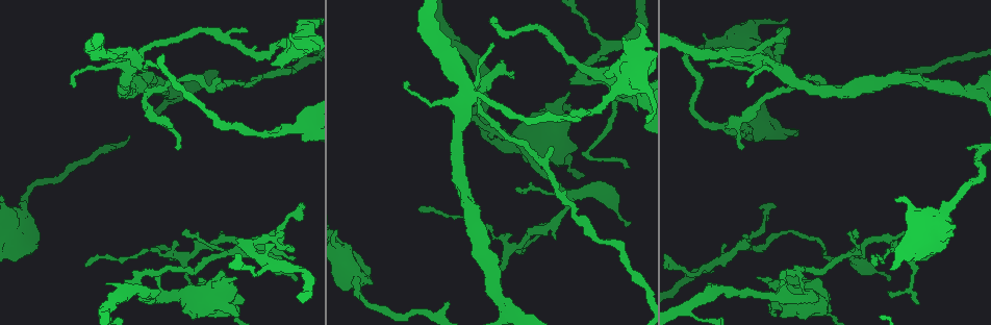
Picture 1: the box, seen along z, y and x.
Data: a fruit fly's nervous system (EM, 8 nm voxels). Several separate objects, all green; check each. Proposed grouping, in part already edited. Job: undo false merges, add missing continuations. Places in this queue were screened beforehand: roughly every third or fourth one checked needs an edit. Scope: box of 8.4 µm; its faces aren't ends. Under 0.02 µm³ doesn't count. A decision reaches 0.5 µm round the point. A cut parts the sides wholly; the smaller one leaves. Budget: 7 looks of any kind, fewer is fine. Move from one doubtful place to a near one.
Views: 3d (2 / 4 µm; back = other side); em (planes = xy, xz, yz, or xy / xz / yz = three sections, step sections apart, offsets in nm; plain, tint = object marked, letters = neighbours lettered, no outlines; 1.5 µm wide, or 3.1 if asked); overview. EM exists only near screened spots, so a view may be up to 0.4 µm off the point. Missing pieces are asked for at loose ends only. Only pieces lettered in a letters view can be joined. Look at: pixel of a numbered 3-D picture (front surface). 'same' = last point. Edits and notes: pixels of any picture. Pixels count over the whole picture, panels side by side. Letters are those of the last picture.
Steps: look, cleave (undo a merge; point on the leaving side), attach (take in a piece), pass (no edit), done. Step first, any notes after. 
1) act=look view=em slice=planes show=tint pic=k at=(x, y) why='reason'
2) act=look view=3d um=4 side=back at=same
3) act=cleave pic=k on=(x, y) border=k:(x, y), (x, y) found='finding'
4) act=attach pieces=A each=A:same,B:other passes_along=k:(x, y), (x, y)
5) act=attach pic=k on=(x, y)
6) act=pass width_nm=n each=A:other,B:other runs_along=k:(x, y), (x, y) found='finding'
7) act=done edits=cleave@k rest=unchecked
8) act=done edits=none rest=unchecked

act=look view=3d um=2 pic=1 at=(473, 95) why='a fork'

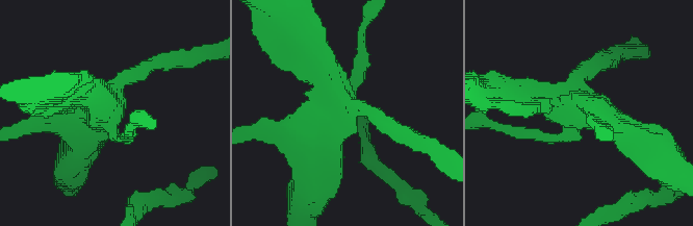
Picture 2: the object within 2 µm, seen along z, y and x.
act=look view=em slice=yz step=4 show=letters pic=2 at=(577, 103)

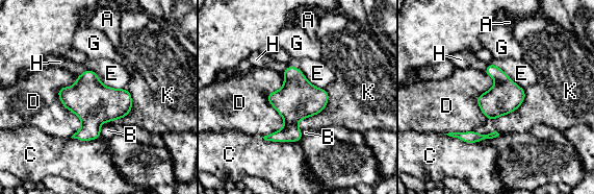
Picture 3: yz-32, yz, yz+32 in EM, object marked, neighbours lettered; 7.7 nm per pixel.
act=pass longest_contact=D:500nm each=A:other,B:other,C:other,D:other,E:other,G:other,H:other,K:other border=3:(86, 69), (103, 85), (125, 89) found='all the same neuron'

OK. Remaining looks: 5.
act=look view=em slice=planes show=plain pic=1 at=(246, 29) why='tapers out'

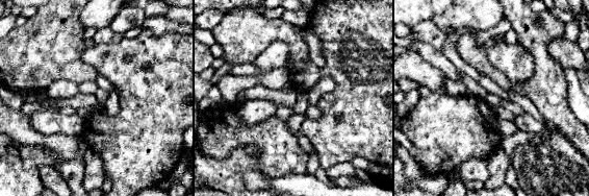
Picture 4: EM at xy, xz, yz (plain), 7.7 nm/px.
act=look view=em slice=planes show=letters at=same why='what lies round it'

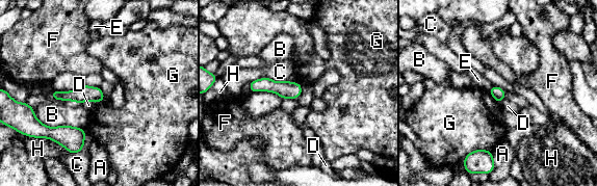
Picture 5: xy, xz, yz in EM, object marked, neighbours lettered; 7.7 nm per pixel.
act=pass width_nm=100 each=A:other,B:other,C:other,D:other,E:other,F:other,G:other,H:other border=5:(491, 151), (473, 150), (465, 156) found='no lettered piece goes on from it'

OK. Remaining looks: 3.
act=look view=em slice=planes show=plain pic=1 at=(608, 198) why='calibre changes'

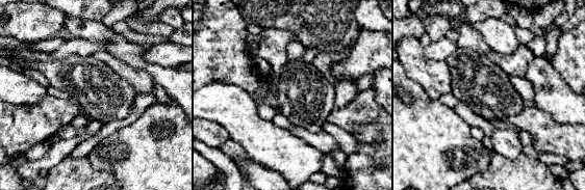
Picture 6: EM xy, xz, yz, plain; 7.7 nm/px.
act=look view=em slice=planes show=letters at=same why='see the neighbours'

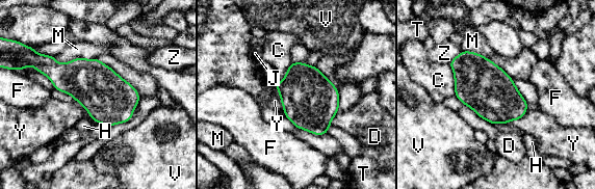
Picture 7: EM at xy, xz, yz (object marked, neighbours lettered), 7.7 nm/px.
act=pass each=C:other,D:other,F:other,H:other,J:other,M:other,T:other,V:other,Y:other,Z:other border=7:(275, 87), (279, 92), (284, 114) found='continuous, no second neuron'

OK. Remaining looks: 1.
act=done edits=none rest=unchecked

